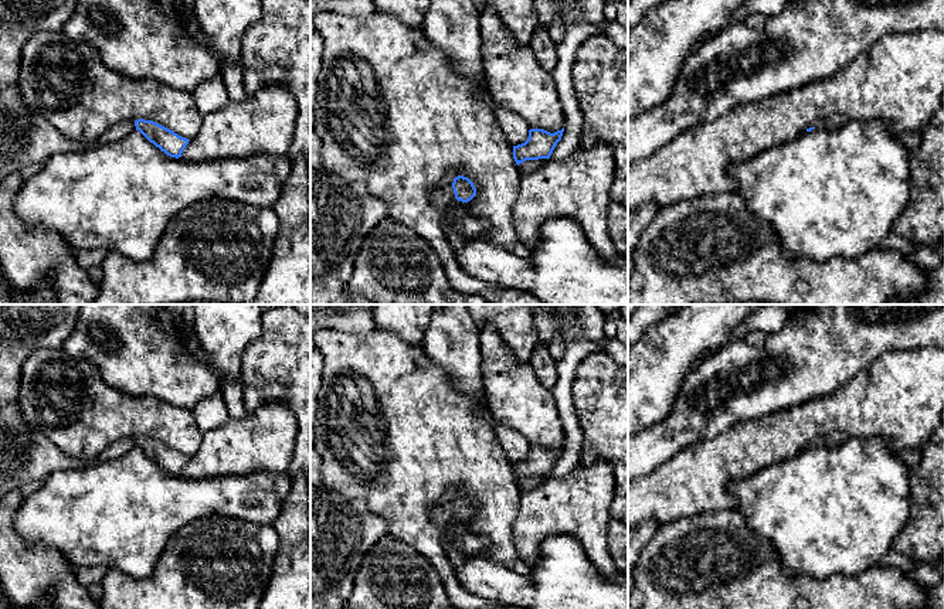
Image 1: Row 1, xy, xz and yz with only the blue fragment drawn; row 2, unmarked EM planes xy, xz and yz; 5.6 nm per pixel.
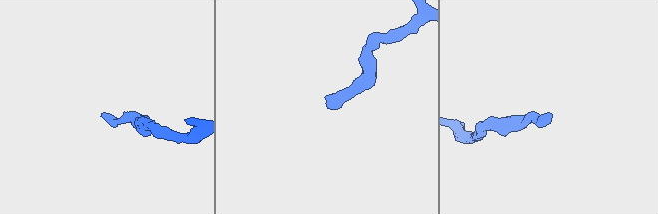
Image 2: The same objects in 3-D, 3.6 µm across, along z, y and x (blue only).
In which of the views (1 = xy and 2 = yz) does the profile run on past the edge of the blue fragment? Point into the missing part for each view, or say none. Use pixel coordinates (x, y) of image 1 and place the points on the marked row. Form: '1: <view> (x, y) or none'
1: xy (24, 139)
2: none

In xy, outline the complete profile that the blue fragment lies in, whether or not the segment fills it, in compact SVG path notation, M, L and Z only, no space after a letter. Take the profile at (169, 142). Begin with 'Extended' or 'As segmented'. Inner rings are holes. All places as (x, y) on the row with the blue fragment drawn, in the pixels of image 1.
Extended. M0 86L0 181L26 166L45 164L52 156L79 147L94 147L123 139L139 130L150 143L170 157L181 157L189 139L145 119L129 119L112 126L96 143L84 144L64 137L44 118L31 115L18 86Z

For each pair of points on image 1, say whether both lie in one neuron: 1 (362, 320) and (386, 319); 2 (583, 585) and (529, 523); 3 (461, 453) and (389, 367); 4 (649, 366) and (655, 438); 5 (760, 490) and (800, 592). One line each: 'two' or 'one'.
1: two
2: two
3: one
4: two
5: two

